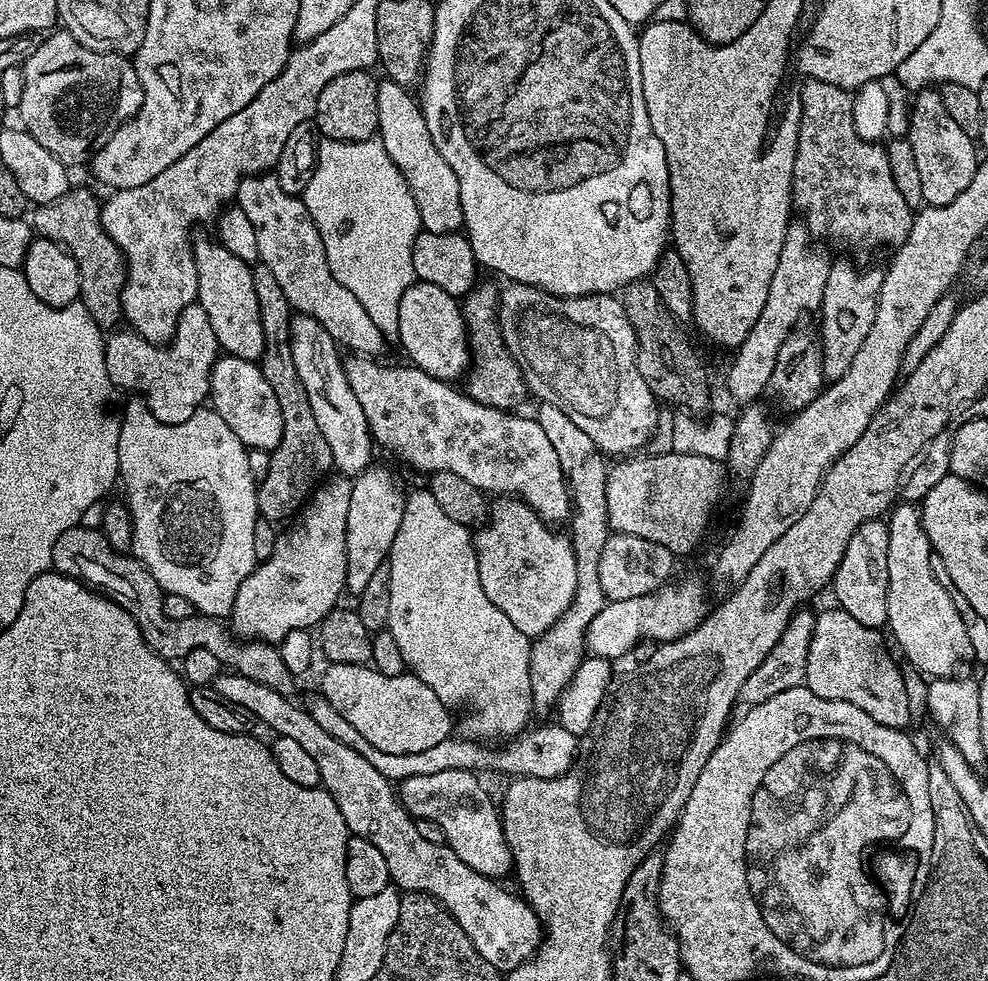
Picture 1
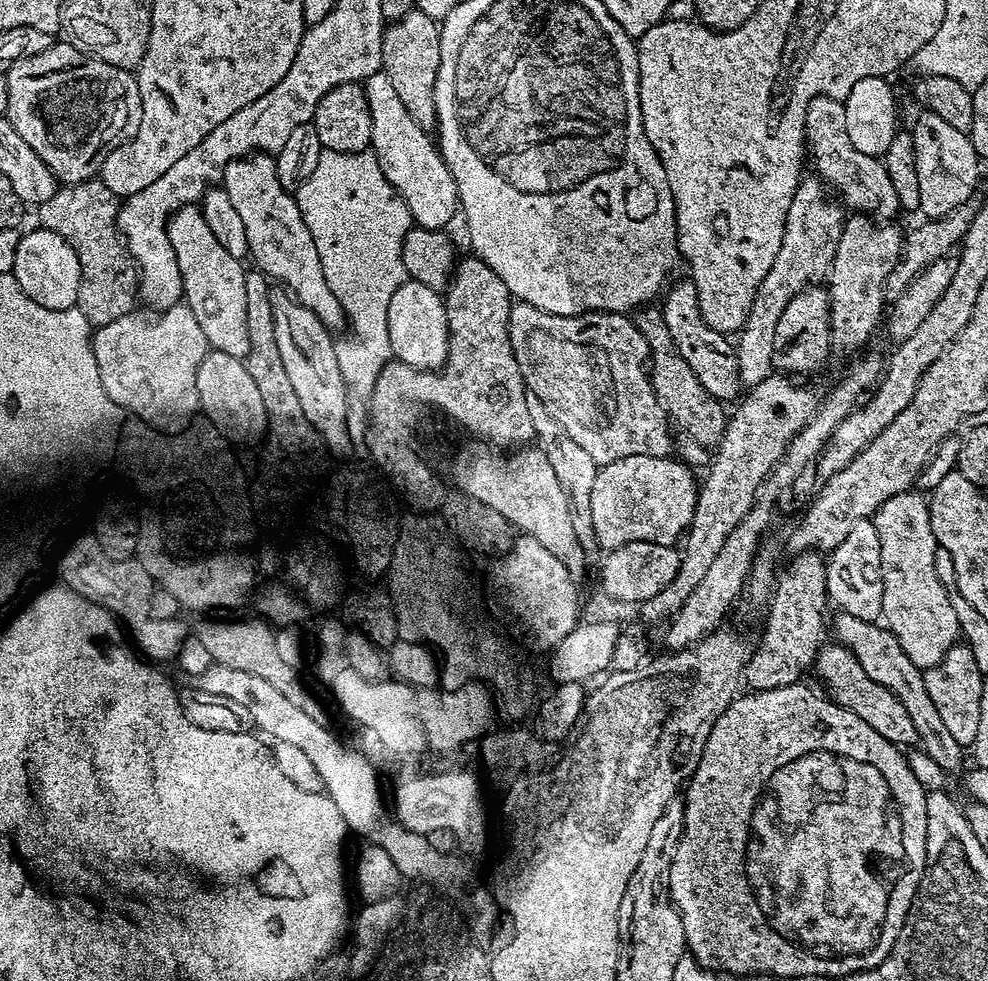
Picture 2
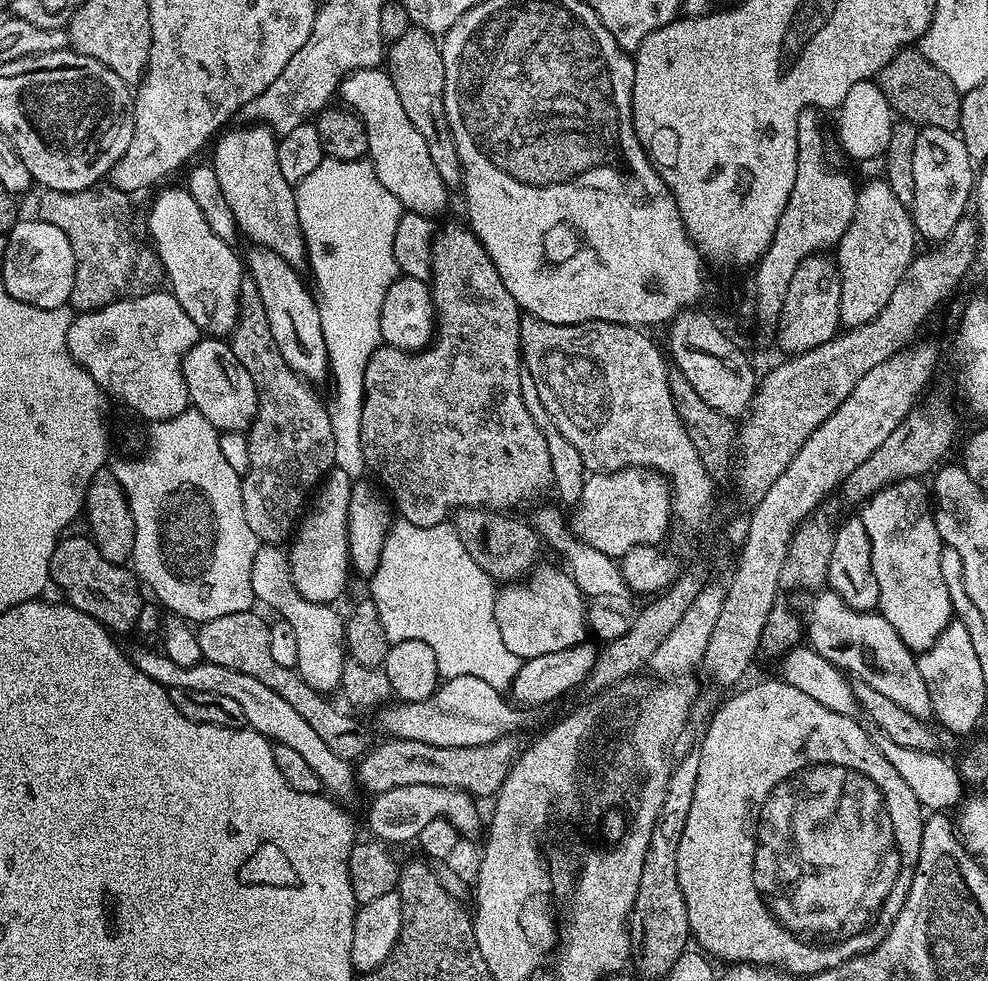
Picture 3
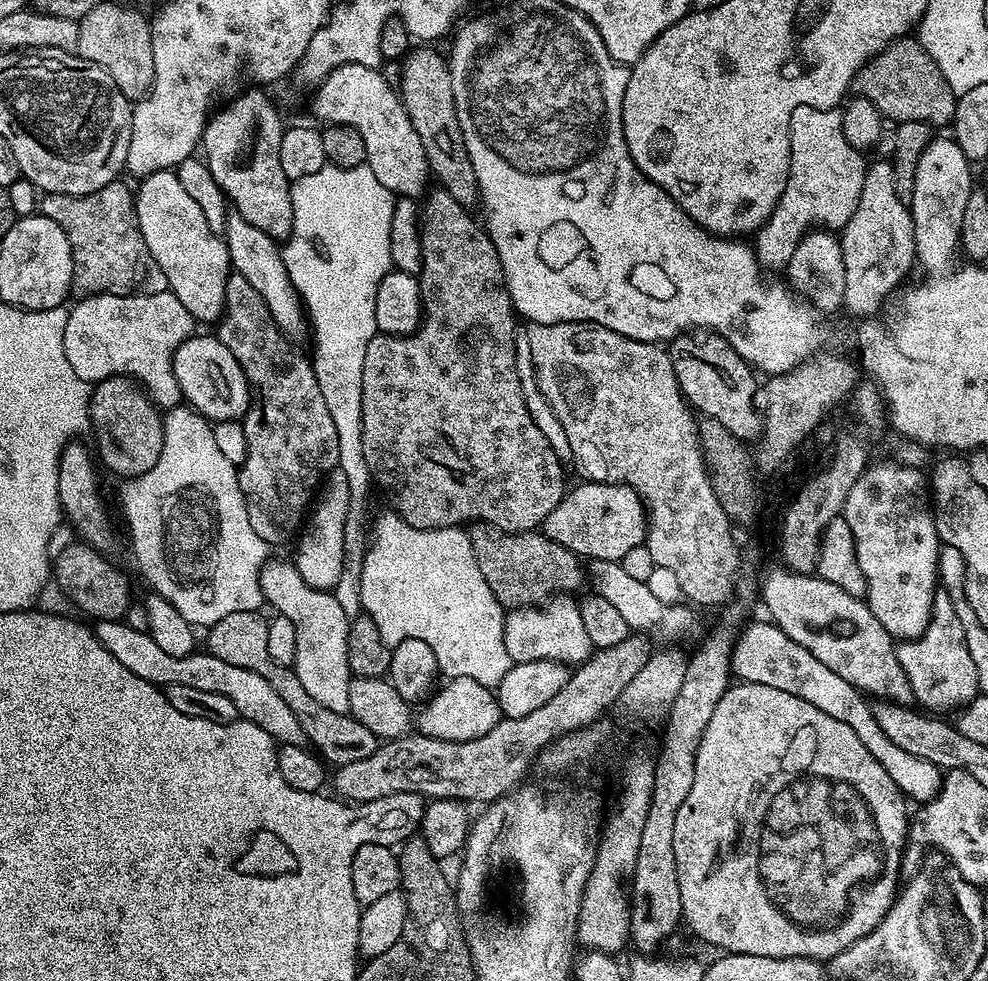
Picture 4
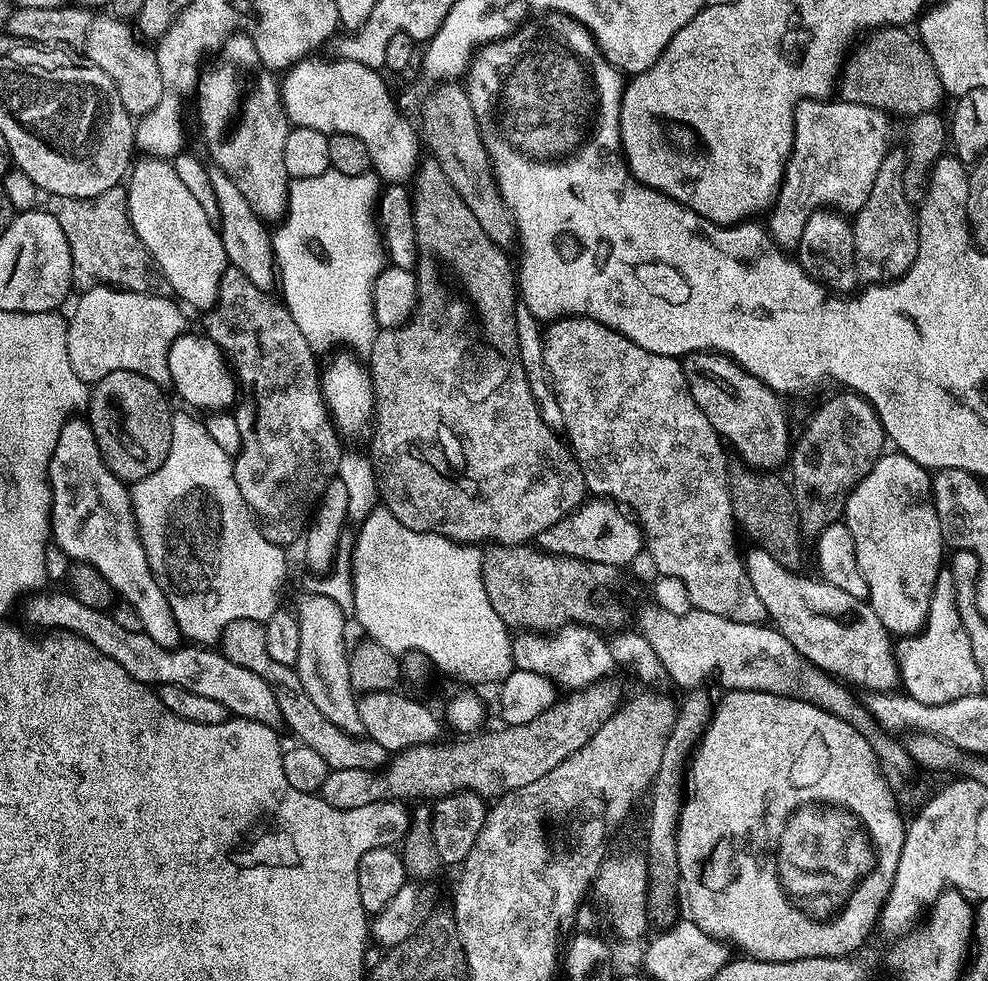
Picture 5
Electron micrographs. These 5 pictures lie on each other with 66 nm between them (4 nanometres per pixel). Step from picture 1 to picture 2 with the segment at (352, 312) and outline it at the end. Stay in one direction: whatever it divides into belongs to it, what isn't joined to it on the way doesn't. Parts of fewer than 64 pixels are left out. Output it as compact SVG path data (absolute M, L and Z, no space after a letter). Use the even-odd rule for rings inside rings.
M257 152L230 161L222 177L222 186L246 225L248 251L251 259L256 259L255 267L273 281L281 280L286 284L284 286L290 289L291 295L300 304L314 310L325 324L345 323L344 306L326 282L322 258L318 256L310 226L306 226L302 218L295 195L278 182L275 155Z

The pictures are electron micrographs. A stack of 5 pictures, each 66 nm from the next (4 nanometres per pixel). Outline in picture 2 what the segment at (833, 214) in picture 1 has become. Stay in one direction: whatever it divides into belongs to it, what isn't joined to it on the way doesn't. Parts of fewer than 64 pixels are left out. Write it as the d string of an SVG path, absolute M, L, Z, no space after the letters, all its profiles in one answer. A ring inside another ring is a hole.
M829 96L814 97L804 115L804 139L811 167L812 164L816 167L815 175L839 197L845 209L867 214L881 222L891 221L892 215L901 211L898 194L894 194L883 159L862 154L850 142L846 134L844 101Z

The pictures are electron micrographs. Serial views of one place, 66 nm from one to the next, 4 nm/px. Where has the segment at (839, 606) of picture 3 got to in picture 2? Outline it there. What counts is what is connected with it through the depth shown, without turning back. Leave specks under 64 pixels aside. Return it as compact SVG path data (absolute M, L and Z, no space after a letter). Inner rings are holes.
M840 612L837 617L835 639L854 653L870 678L889 688L900 699L902 706L906 706L914 721L914 730L922 751L946 774L958 771L964 764L964 756L966 760L965 745L957 742L954 734L946 730L946 725L938 715L938 706L934 706L930 694L926 694L923 671L916 668L910 658L906 658L906 650L902 650L898 638L894 638L894 634L879 623L854 618L845 612Z

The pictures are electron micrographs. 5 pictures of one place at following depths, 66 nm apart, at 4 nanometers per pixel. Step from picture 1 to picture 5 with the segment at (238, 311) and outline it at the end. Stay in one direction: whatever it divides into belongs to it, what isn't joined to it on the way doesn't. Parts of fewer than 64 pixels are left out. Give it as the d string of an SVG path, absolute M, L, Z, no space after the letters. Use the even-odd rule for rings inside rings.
M137 159L126 177L126 187L132 229L151 254L163 283L169 284L189 309L211 308L218 298L222 274L229 267L217 225L206 218L202 206L198 206L194 194L186 190L175 167L167 159Z

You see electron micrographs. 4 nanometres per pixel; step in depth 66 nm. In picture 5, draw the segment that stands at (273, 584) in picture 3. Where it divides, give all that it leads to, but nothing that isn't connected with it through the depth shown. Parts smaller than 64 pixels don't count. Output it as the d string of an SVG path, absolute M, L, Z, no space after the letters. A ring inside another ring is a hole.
M316 593L304 597L296 605L296 613L299 618L301 645L294 667L306 694L334 726L353 738L363 735L365 731L358 712L358 694L353 690L350 680L348 645L346 646L348 618L330 598Z

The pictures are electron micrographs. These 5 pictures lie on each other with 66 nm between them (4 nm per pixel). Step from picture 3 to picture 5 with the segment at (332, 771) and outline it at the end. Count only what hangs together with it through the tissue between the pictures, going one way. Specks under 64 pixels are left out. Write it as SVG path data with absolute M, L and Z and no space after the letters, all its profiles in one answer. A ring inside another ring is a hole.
M67 591L47 592L29 595L23 601L24 616L30 623L37 624L40 628L48 628L44 630L72 632L82 637L86 642L90 642L90 646L106 654L106 658L114 658L114 662L118 662L118 666L122 666L126 674L143 684L173 684L182 690L203 694L214 702L222 702L222 706L226 706L226 710L233 717L273 726L281 723L278 698L274 698L272 687L262 678L258 678L254 670L246 670L238 666L238 662L230 662L230 658L226 658L223 651L213 650L208 646L158 646L158 642L154 642L154 638L147 636L144 631L135 633L126 630L115 621L112 614L78 602L78 598Z

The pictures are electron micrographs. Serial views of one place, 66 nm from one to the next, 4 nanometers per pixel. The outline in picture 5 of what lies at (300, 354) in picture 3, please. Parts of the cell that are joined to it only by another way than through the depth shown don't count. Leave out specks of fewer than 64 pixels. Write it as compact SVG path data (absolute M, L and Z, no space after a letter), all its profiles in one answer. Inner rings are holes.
M212 166L207 169L207 173L218 204L218 214L220 215L218 231L229 265L242 270L242 274L246 274L246 278L250 278L250 282L254 282L254 286L265 290L275 289L278 284L278 273L272 259L270 232L269 229L264 229L267 228L265 221L250 210L246 198L242 198L242 194L239 193L238 186L234 186L234 182L230 182L230 178L224 171Z

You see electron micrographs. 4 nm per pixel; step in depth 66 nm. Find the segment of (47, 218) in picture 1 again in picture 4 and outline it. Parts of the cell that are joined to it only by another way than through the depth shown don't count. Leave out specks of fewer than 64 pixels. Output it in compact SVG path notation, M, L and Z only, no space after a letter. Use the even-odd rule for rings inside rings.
M116 179L94 194L41 195L39 215L50 218L62 226L72 251L72 283L80 294L112 292L115 296L163 292L168 288L166 274L150 254L136 221L136 197L133 189Z

